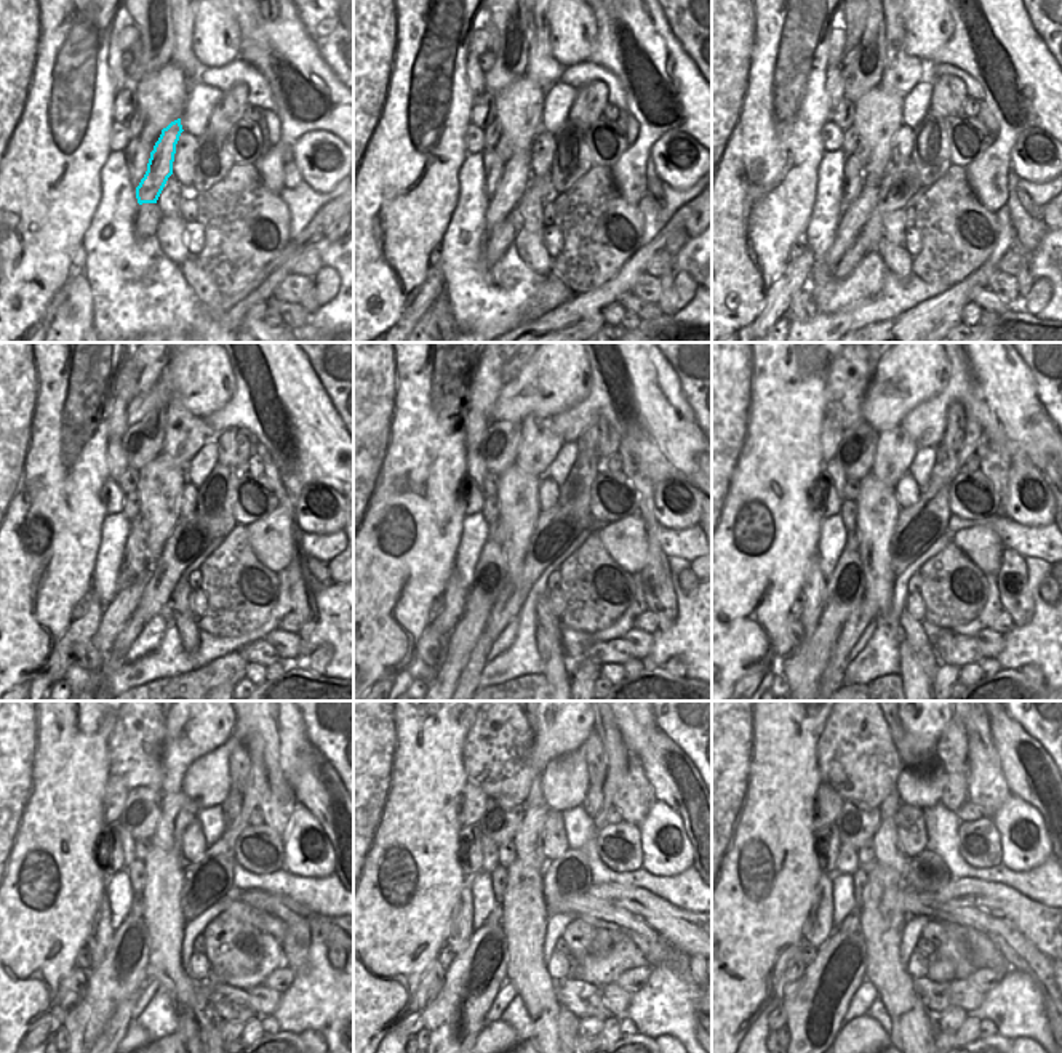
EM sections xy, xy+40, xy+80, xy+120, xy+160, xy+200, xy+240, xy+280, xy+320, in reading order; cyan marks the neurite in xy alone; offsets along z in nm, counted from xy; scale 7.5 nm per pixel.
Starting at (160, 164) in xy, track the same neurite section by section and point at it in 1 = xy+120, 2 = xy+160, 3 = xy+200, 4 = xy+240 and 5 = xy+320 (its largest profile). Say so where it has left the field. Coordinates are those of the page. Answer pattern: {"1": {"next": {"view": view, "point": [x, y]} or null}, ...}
{"1": {"next": {"view": "xy+120", "point": [125, 602]}}, "2": {"next": {"view": "xy+160", "point": [471, 612]}}, "3": {"next": {"view": "xy+200", "point": [808, 663]}}, "4": {"next": {"view": "xy+240", "point": [88, 1016]}}, "5": {"next": {"view": "xy+320", "point": [802, 1005]}}}

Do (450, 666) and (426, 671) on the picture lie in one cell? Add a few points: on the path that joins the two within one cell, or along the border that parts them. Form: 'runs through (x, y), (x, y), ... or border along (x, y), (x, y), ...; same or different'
border along (448, 637), (448, 652), (435, 671); different

